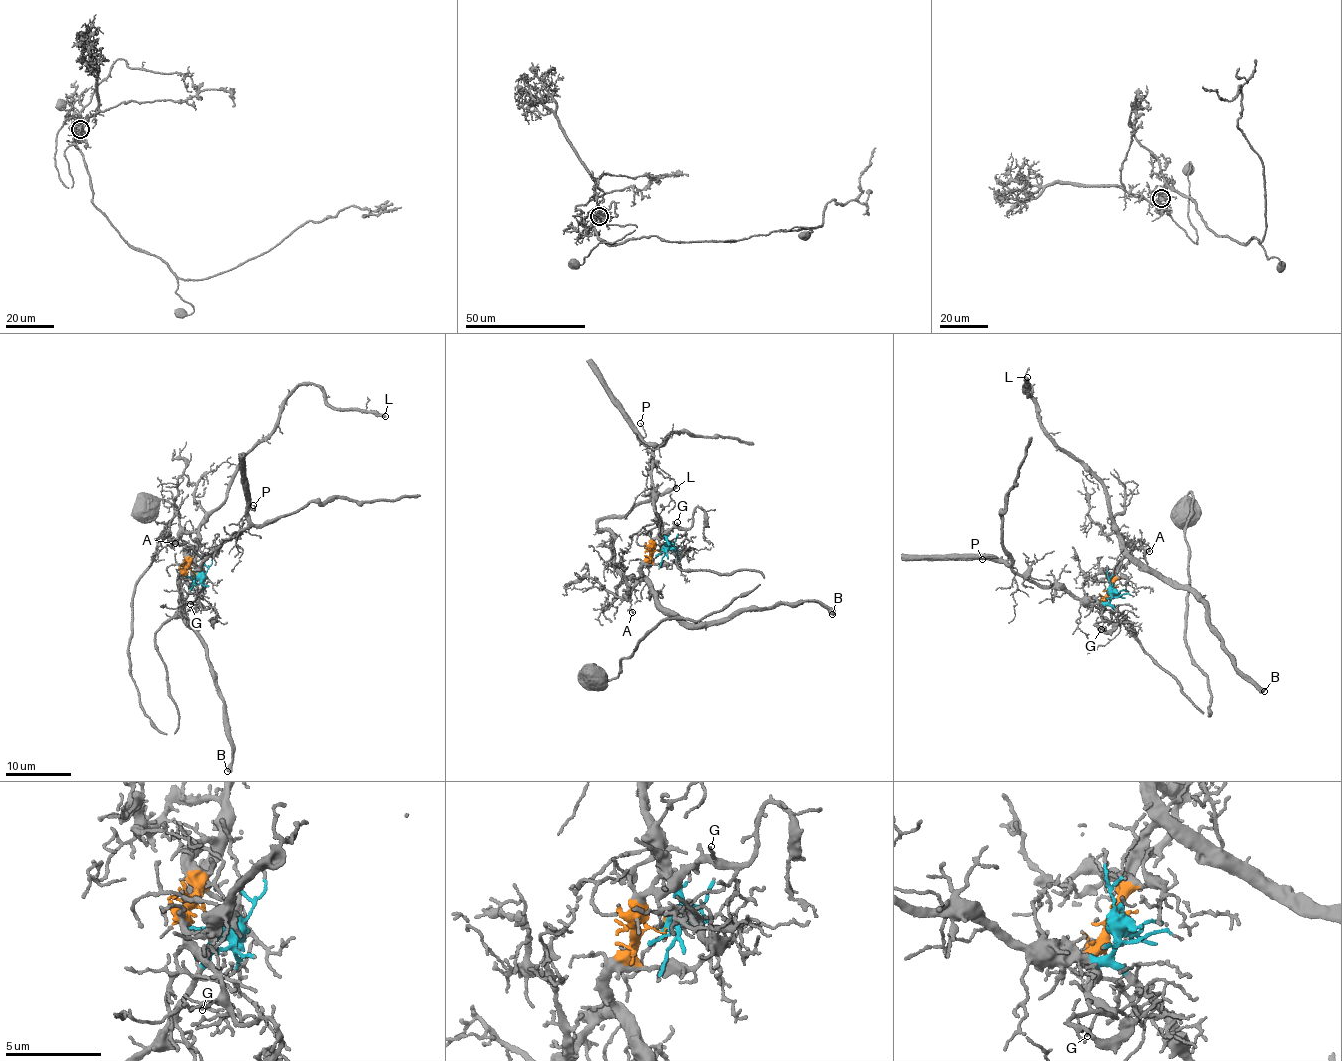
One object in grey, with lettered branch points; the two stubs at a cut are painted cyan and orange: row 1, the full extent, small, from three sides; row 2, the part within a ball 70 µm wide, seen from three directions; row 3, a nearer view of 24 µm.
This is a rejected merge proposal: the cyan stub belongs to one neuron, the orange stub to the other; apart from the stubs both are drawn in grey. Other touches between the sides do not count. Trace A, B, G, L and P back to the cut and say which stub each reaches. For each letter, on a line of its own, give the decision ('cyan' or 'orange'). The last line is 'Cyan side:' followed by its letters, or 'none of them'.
A: orange
B: orange
G: orange
L: orange
P: cyan
Cyan side: P

